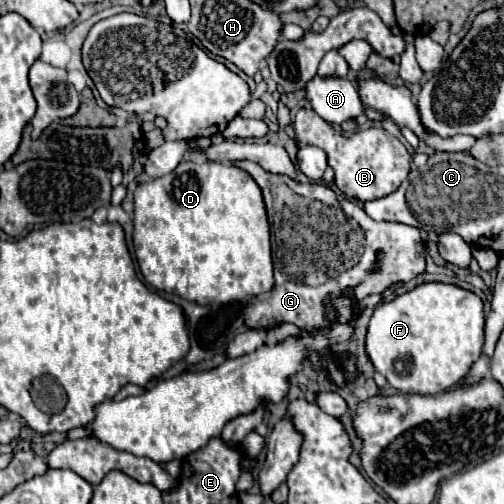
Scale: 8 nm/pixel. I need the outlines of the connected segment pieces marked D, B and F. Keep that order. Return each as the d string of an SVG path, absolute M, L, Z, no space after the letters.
M181 161L173 173L137 185L133 225L137 263L145 281L159 291L177 293L183 299L199 305L223 305L243 301L245 297L265 293L273 287L270 225L263 195L253 177L235 165Z
M299 109L293 121L295 129L295 143L297 147L315 145L327 153L327 163L335 171L335 185L347 197L357 201L373 201L381 199L393 191L407 179L411 169L411 155L403 147L403 143L387 133L381 127L359 129L351 137L343 137L341 131L333 129L327 121L323 121L313 109Z
M423 283L375 307L367 329L367 353L397 391L437 395L457 385L481 357L485 313L473 291L449 283Z

